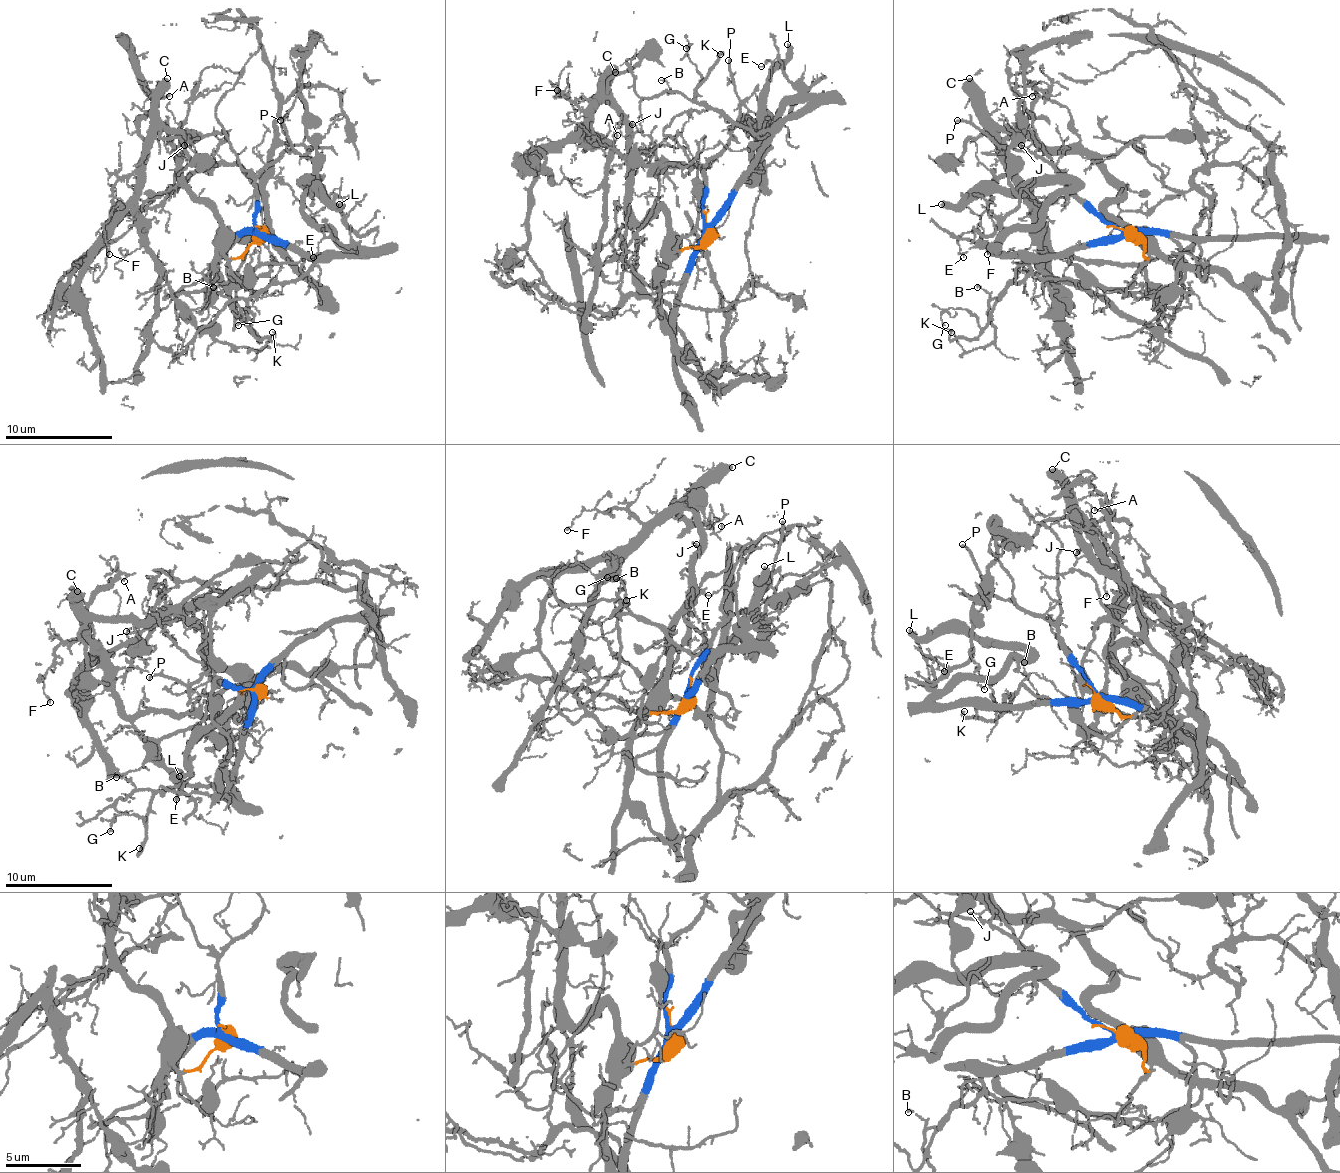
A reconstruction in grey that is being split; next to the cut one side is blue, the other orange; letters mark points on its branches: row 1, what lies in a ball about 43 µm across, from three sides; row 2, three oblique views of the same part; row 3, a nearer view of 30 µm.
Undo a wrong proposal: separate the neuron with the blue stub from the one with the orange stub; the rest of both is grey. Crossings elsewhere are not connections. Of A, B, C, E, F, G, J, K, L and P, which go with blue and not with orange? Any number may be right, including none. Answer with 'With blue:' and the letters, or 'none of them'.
With blue: B, E, G, K, L, P

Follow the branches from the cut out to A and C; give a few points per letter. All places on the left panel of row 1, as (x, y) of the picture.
A: (258, 230), (237, 257), (226, 255), (221, 220), (186, 182), (181, 137), (146, 137), (138, 121), (170, 96)
C: (258, 230), (237, 257), (226, 255), (221, 220), (186, 182), (181, 137), (157, 118), (157, 88), (167, 78)

